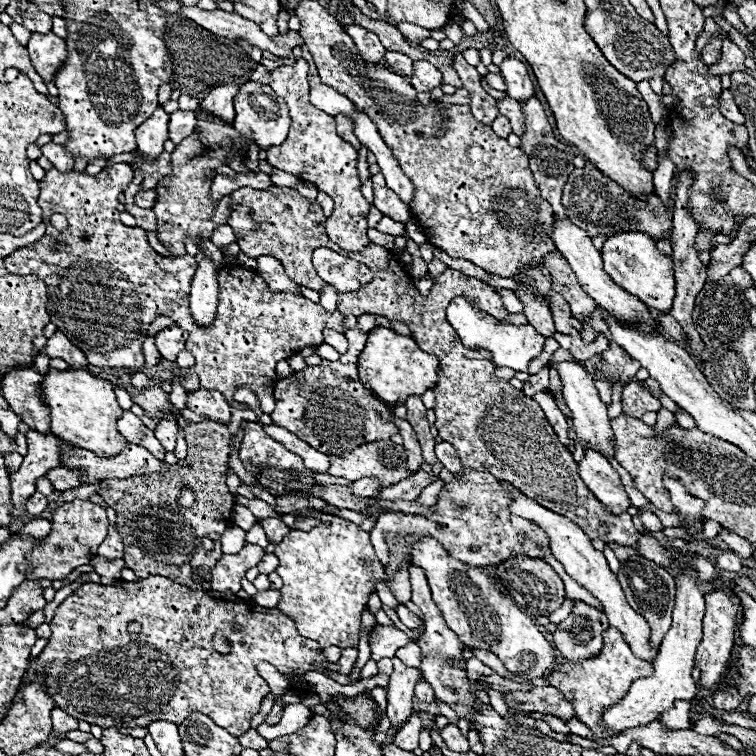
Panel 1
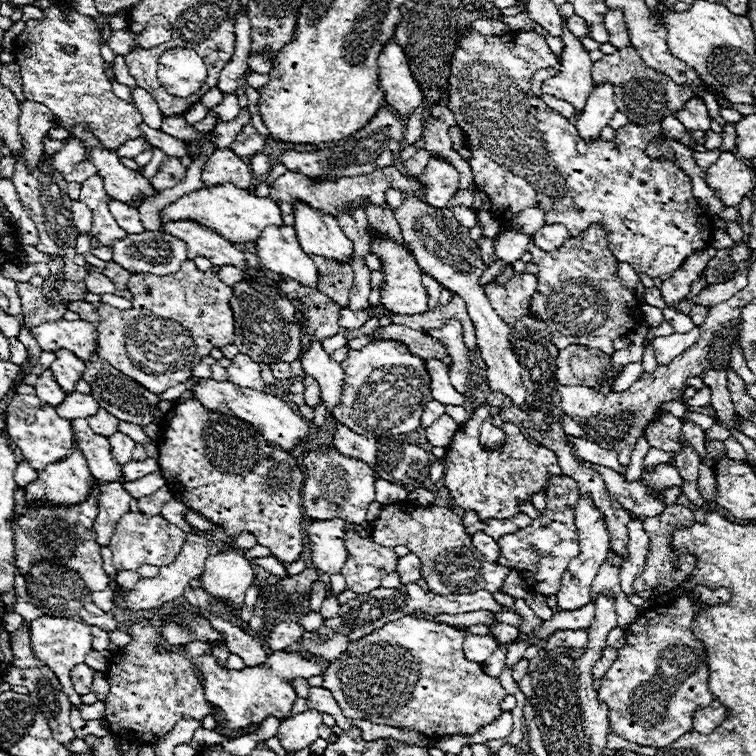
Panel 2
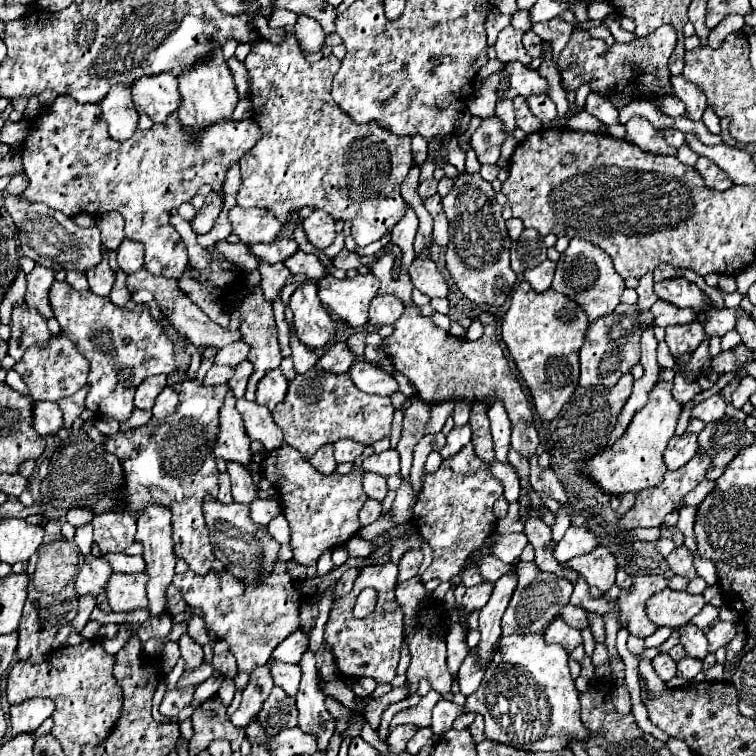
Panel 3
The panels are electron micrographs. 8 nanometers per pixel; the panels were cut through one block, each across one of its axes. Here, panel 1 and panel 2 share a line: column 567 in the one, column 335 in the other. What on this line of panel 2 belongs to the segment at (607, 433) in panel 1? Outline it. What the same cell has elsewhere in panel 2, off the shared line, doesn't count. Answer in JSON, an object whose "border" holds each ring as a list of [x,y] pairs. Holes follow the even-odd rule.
{"border":[[[318,340],[310,342],[300,362],[302,362],[302,370],[318,380],[322,388],[322,398],[328,402],[328,408],[332,412],[332,408],[338,404],[342,394],[342,378],[344,378],[342,366],[326,354],[326,350]]]}

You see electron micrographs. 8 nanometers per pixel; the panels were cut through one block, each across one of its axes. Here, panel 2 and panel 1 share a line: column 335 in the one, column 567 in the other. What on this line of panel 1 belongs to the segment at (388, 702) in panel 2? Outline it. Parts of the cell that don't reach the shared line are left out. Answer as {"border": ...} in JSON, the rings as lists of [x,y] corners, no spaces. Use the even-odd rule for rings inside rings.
{"border":[[[608,628],[604,632],[604,648],[596,658],[570,662],[570,660],[558,656],[558,666],[548,676],[548,682],[554,688],[558,688],[568,700],[572,700],[576,718],[580,722],[584,722],[594,734],[612,736],[616,732],[608,730],[600,720],[602,708],[608,708],[608,706],[620,702],[624,698],[624,694],[628,692],[628,688],[632,686],[632,680],[648,678],[648,676],[652,676],[652,672],[654,672],[652,664],[648,660],[640,660],[638,656],[634,656],[632,650],[628,648],[628,644],[624,642],[622,634],[616,628]]]}

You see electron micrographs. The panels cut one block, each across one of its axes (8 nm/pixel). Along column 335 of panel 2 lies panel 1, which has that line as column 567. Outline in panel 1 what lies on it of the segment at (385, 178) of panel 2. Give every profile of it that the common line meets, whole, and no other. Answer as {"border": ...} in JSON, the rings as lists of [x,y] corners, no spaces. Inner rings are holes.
{"border":[[[586,164],[584,168],[576,168],[562,192],[562,204],[566,208],[566,216],[580,226],[582,230],[588,232],[588,236],[600,236],[600,234],[610,234],[614,230],[622,232],[646,232],[648,236],[654,236],[656,240],[668,240],[670,230],[672,230],[672,214],[666,212],[664,204],[660,202],[658,196],[650,196],[648,200],[638,200],[636,196],[628,194],[622,190],[616,182],[612,182],[608,176],[600,172],[598,180],[598,168],[594,164]]]}

